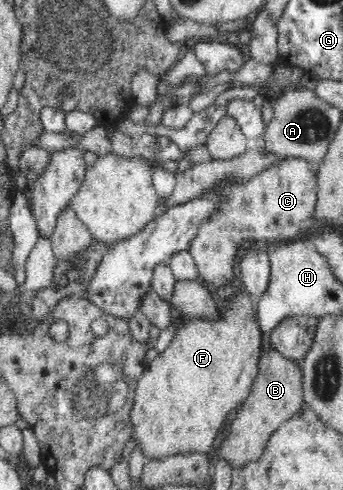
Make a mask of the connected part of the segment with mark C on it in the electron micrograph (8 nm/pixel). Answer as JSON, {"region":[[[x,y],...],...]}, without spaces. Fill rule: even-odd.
{"region":[[[286,155],[278,159],[276,164],[262,170],[254,178],[244,181],[243,185],[235,186],[228,192],[228,196],[222,202],[220,214],[212,220],[206,220],[200,224],[199,232],[189,246],[190,254],[195,260],[200,280],[206,280],[214,288],[224,288],[228,282],[238,280],[235,274],[236,254],[244,242],[255,242],[257,245],[266,245],[267,242],[288,242],[302,235],[302,230],[308,224],[308,218],[312,215],[317,201],[317,175],[308,169],[308,160]]]}

